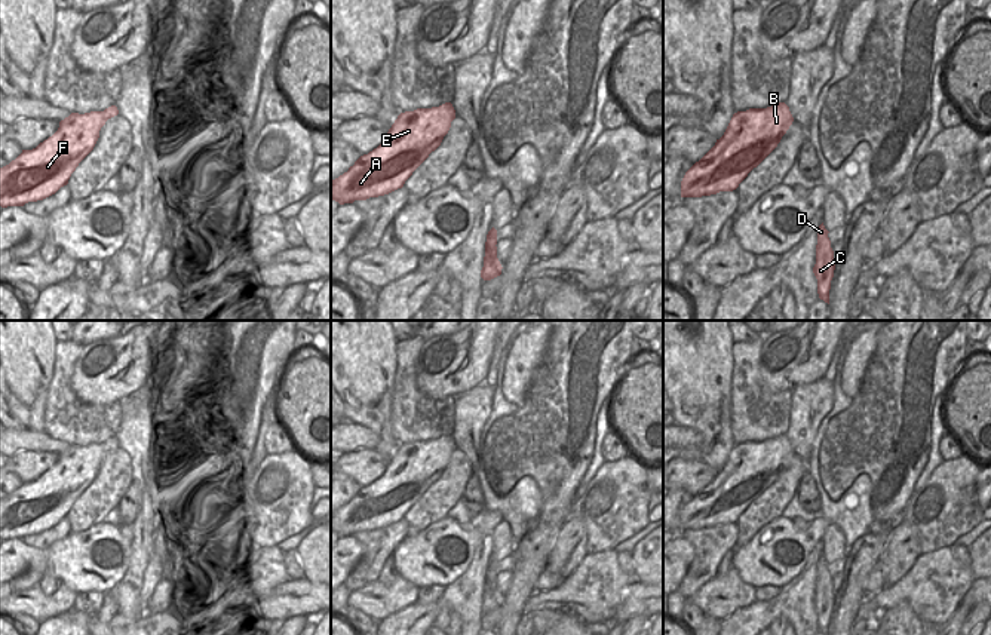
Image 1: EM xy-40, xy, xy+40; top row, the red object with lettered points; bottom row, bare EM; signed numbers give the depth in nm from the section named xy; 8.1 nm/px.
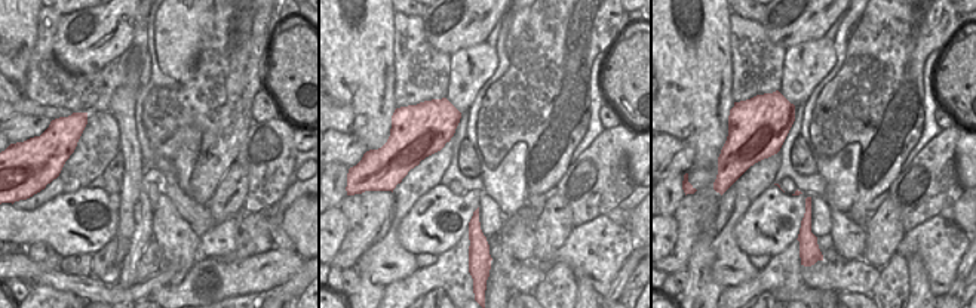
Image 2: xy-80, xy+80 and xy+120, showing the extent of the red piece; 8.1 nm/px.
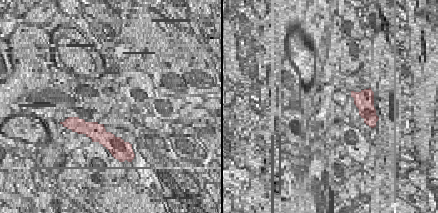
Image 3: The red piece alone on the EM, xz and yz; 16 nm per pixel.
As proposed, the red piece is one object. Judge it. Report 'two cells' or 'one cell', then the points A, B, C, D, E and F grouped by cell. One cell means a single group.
one cell; groups A B C D E F

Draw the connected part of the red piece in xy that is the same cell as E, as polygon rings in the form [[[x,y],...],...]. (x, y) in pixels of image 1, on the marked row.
[[[451,102],[401,113],[377,148],[360,156],[347,172],[331,181],[331,200],[344,205],[402,188],[441,145],[454,119]]]

